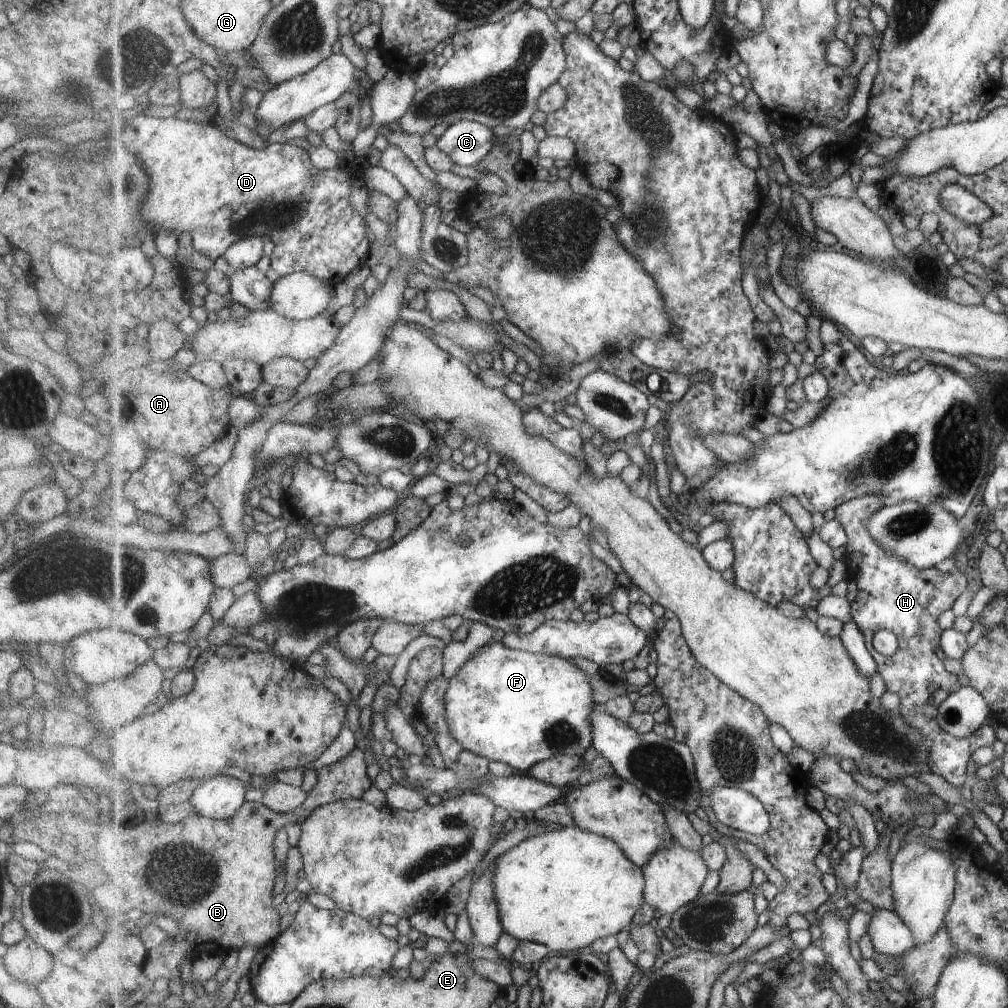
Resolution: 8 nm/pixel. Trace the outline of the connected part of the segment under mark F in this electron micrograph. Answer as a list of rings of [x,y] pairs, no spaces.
[[[501,641],[481,650],[470,658],[450,678],[446,692],[447,720],[453,738],[465,750],[511,765],[517,771],[529,770],[558,755],[583,756],[593,746],[591,714],[597,708],[591,680],[585,670],[572,659],[544,654],[533,654],[521,649],[507,648]]]

